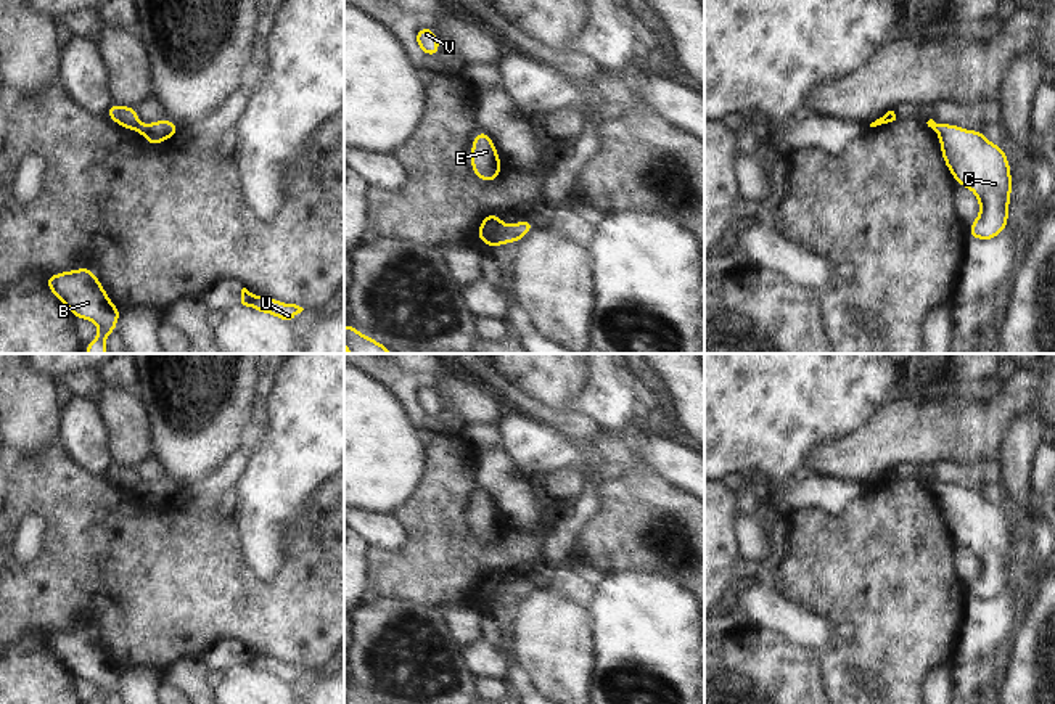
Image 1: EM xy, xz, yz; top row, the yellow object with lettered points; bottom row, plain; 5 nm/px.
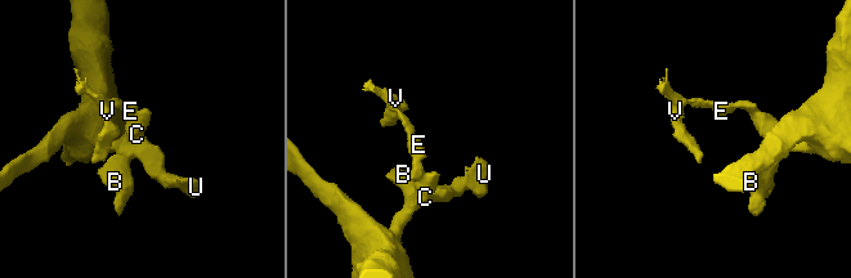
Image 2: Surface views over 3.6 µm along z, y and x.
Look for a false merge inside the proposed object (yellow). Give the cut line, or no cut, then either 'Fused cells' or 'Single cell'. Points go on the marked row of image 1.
Split along xz (500, 222), (496, 232), (484, 241). Fused cells

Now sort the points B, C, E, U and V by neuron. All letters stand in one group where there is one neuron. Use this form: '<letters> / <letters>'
B C U / E V

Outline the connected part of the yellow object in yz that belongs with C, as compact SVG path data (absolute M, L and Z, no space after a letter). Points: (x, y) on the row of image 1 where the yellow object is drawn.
M934 124L939 137L941 156L957 185L970 188L979 201L979 214L968 225L968 236L979 241L997 238L1008 227L1012 198L1012 169L1002 146L991 143L981 130L967 130L955 124Z

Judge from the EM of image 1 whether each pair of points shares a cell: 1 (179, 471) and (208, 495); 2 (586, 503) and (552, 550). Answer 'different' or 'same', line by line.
1: different
2: same

